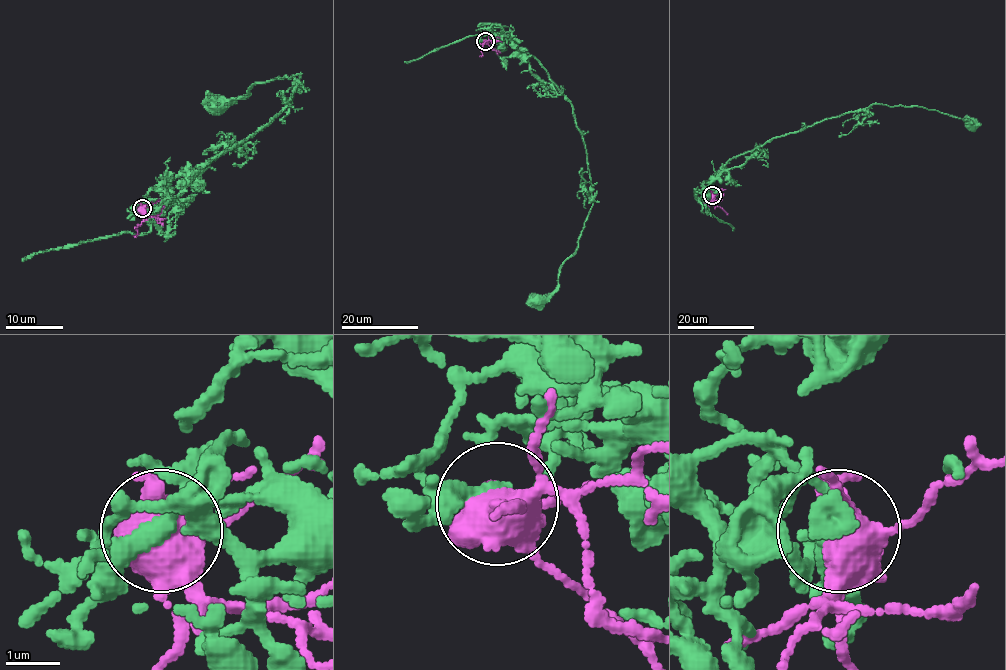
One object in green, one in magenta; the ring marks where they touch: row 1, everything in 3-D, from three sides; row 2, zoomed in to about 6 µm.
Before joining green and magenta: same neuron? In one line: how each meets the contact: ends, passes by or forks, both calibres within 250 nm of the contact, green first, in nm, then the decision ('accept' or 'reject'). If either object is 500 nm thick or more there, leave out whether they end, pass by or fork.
calibres 280 and 600 nm; reject

